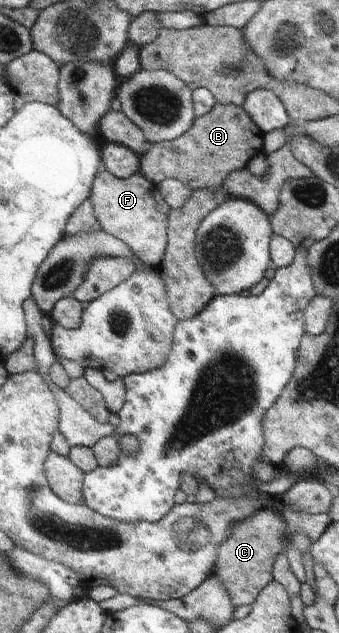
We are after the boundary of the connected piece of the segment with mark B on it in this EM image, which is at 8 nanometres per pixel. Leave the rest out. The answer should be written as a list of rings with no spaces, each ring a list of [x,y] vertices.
[[[216,103],[204,116],[196,117],[193,125],[178,138],[171,141],[149,144],[148,149],[140,158],[140,171],[151,183],[158,186],[166,179],[179,180],[189,189],[213,190],[222,185],[223,178],[231,172],[245,169],[246,165],[259,154],[264,145],[264,133],[257,124],[247,115],[242,107],[231,104]]]

